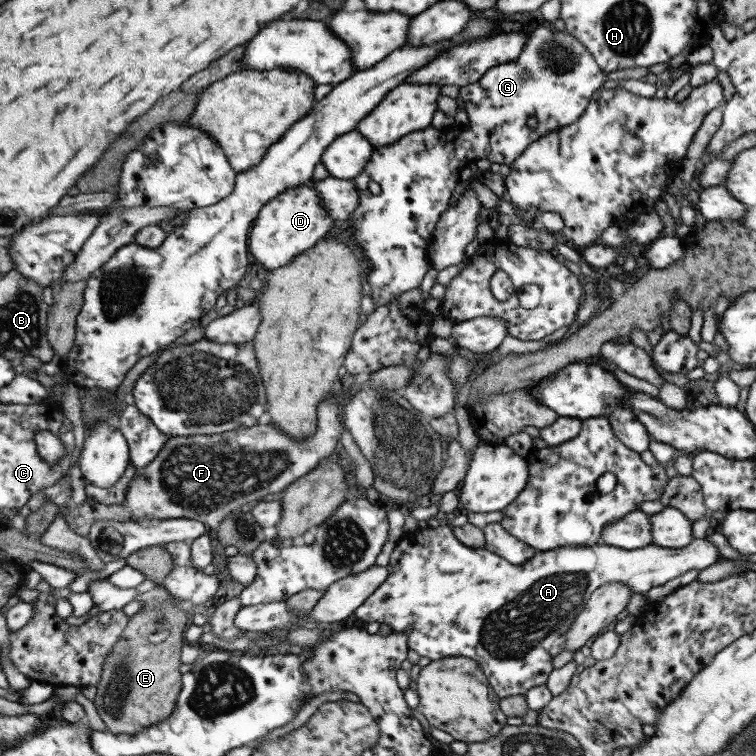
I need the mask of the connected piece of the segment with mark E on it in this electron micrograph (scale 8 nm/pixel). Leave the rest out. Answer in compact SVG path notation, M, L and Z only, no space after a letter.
M155 598L144 600L144 609L129 618L120 640L105 660L93 700L110 732L138 734L170 716L181 691L181 676L185 669L181 648L186 642L184 632L190 625L184 609L166 601L160 604Z

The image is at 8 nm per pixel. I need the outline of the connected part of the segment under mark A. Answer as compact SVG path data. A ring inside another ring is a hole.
M440 525L438 528L427 527L426 529L418 529L416 531L408 531L401 537L399 544L394 548L394 552L390 556L390 562L387 565L388 576L386 580L374 591L372 596L369 596L360 606L353 612L353 615L358 620L359 624L370 624L378 622L380 624L387 624L392 628L392 631L397 633L404 631L407 634L407 643L410 649L415 650L420 656L427 656L432 661L440 660L446 657L466 657L478 662L482 667L483 673L489 680L490 686L500 698L507 696L525 695L530 688L544 685L549 677L549 674L554 670L552 667L552 657L548 653L550 647L555 642L558 642L563 634L570 630L572 622L579 616L579 612L583 609L586 601L591 597L591 594L600 586L605 584L612 584L613 582L621 582L629 586L629 589L634 593L646 594L654 586L666 584L668 580L674 580L676 576L682 576L688 570L695 569L696 572L712 566L716 561L722 560L716 546L705 538L696 538L690 542L689 546L684 549L666 549L654 544L638 548L635 550L620 549L616 546L598 545L598 546L580 546L580 547L566 547L554 548L554 550L540 551L534 558L530 558L528 562L521 565L513 565L506 562L504 558L500 558L496 554L485 550L485 548L468 548L454 536L452 526Z

